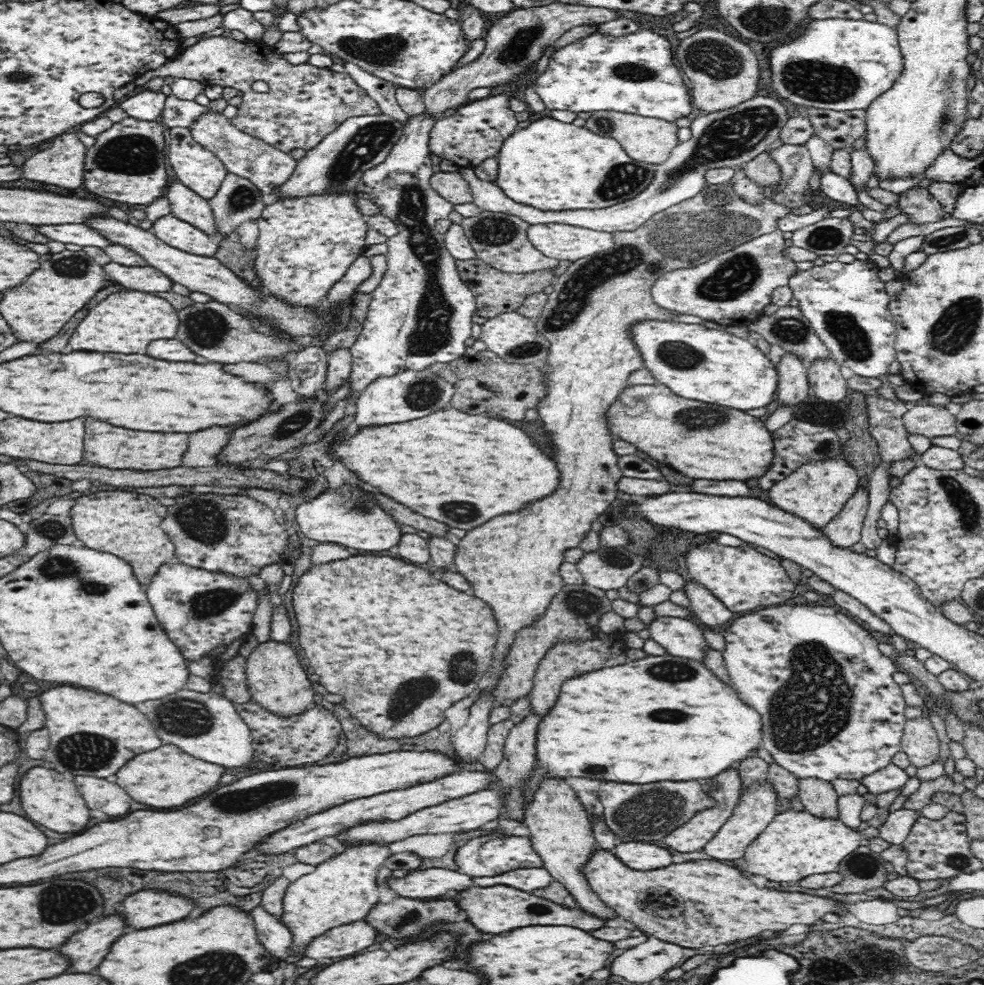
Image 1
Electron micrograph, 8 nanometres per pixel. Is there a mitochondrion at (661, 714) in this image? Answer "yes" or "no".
yes

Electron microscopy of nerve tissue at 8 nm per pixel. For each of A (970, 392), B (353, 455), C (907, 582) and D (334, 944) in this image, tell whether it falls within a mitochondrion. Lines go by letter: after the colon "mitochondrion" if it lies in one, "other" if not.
A: other
B: other
C: other
D: other

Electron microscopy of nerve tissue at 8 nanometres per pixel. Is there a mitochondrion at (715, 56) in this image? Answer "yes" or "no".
yes

